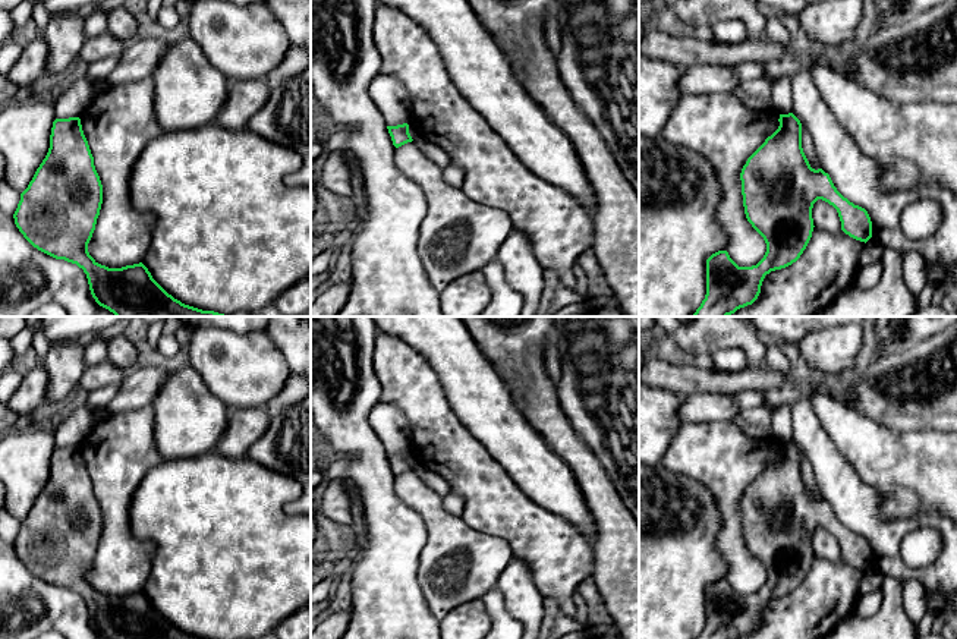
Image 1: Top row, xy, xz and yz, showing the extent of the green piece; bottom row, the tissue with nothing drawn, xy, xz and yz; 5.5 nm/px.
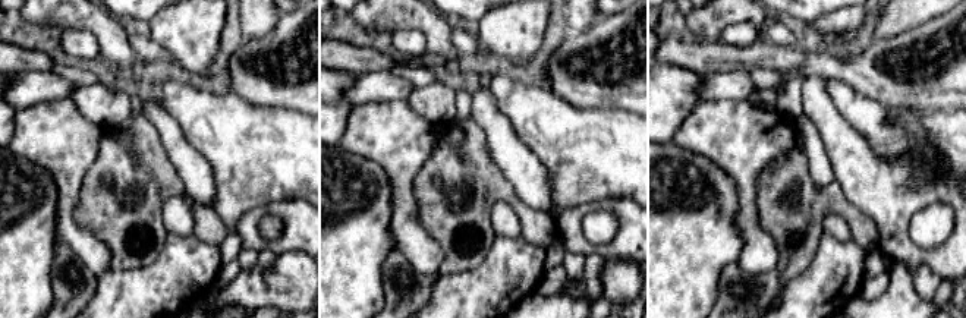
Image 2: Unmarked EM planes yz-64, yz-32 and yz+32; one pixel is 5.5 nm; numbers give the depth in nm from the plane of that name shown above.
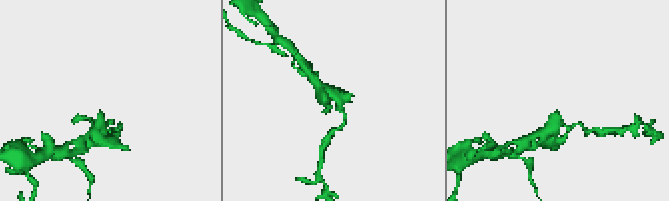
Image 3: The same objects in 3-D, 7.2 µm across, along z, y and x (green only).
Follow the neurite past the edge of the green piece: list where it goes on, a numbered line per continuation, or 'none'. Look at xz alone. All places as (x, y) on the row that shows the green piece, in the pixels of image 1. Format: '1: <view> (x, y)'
none

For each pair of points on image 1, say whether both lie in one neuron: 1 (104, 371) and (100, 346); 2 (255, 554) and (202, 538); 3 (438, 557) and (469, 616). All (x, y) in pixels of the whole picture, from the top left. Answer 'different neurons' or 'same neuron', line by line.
1: different neurons
2: same neuron
3: different neurons

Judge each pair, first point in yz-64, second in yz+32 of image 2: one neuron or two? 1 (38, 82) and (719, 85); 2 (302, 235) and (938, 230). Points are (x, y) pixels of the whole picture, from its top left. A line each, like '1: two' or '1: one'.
1: one
2: two

